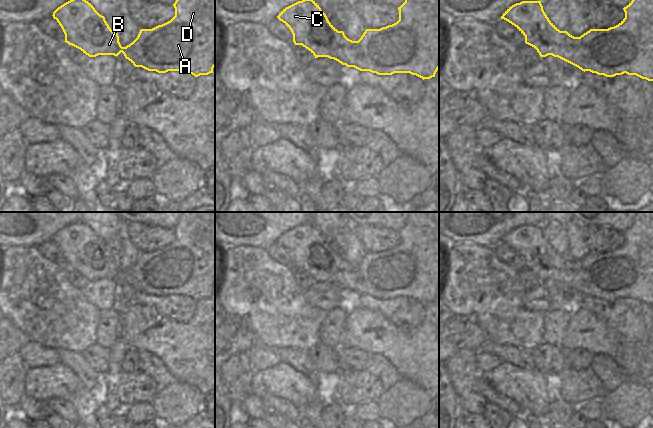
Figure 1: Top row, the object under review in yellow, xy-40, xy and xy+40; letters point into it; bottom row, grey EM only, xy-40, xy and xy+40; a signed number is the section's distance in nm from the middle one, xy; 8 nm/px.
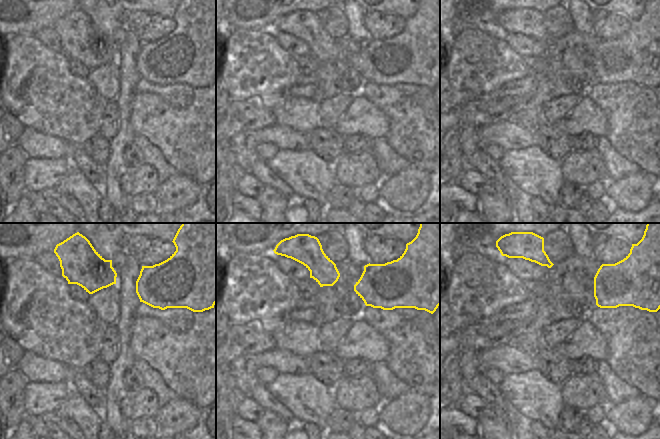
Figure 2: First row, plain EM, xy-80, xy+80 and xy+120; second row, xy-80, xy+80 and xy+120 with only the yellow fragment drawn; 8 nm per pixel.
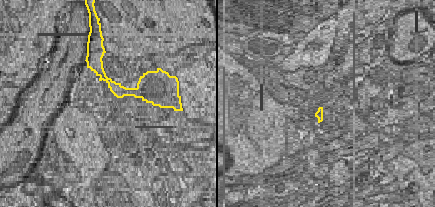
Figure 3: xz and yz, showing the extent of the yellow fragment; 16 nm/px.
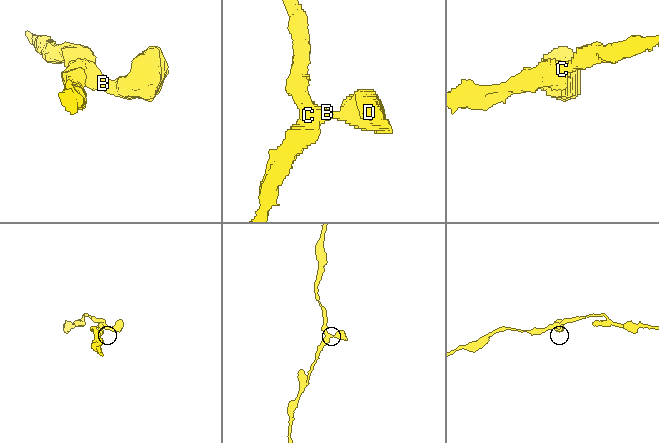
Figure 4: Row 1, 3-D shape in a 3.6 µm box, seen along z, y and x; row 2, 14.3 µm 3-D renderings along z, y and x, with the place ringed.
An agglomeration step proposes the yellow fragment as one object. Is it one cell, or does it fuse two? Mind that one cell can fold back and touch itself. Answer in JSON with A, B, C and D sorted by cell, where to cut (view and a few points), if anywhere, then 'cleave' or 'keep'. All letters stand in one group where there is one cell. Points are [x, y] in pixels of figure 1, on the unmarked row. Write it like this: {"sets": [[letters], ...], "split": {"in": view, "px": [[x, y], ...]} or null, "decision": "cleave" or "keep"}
{"sets": [["A", "B", "C", "D"]], "split": null, "decision": "keep"}

